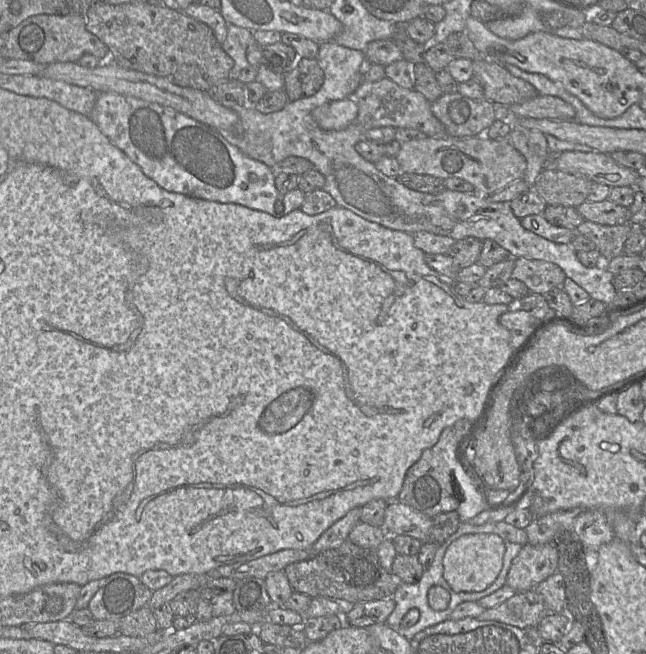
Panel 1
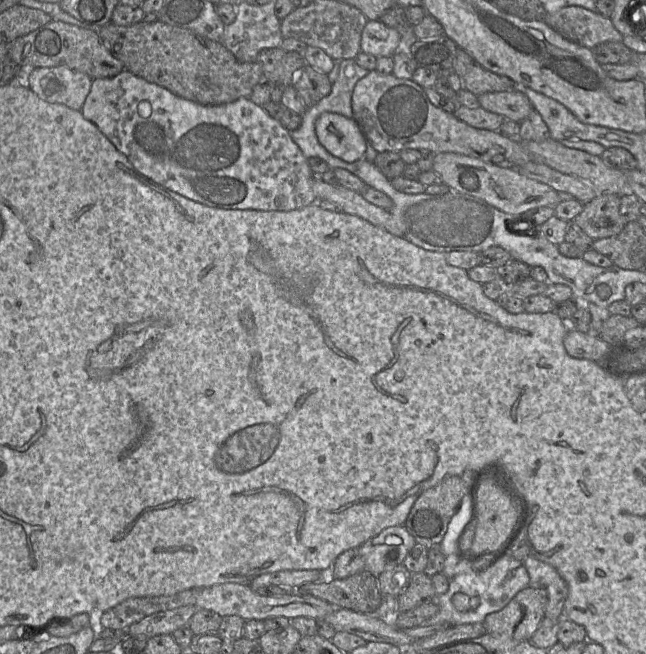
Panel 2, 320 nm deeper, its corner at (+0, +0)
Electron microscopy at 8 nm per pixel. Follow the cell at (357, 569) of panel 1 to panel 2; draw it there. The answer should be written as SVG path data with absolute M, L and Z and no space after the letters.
M365 570L343 579L328 574L319 581L303 584L297 590L323 599L336 609L348 608L367 614L375 614L382 602L378 578Z

